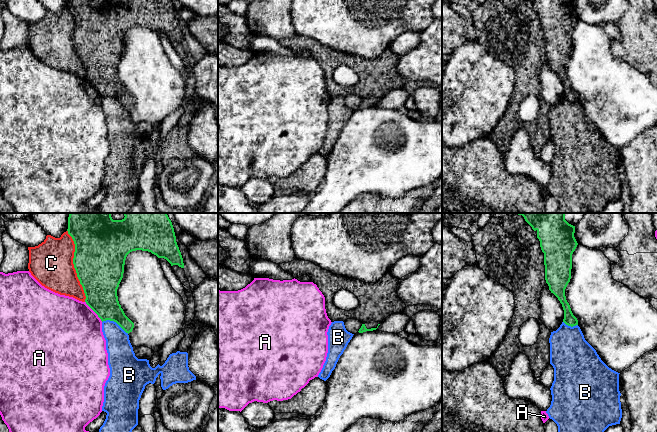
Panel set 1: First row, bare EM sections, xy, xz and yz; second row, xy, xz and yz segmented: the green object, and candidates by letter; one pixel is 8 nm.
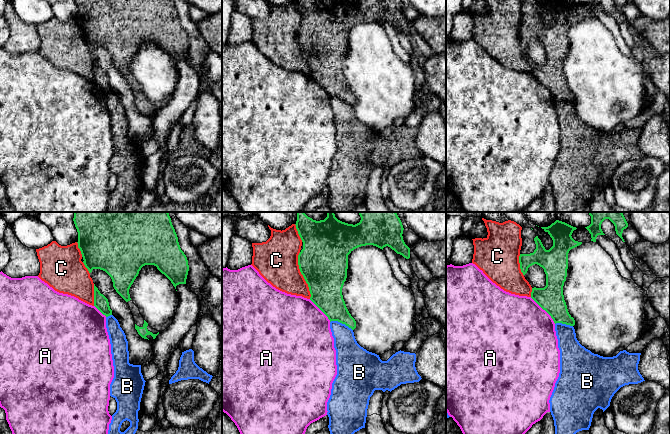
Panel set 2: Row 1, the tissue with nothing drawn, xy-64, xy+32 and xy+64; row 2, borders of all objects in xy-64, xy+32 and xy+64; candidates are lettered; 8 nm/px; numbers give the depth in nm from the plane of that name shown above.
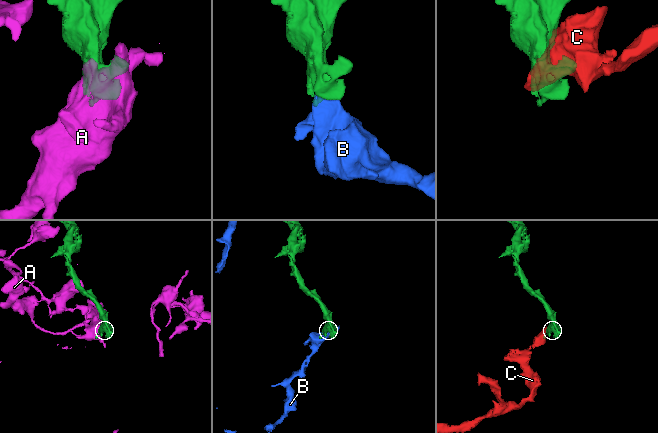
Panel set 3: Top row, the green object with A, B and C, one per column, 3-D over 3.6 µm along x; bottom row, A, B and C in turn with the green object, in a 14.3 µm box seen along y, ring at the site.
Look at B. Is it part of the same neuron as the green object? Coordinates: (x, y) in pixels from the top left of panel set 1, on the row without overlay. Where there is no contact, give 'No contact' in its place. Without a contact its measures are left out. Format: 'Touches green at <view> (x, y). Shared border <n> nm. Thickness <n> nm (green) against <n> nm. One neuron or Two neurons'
Touches green at xy (115, 97). Shared border 240 nm. Thickness 260 nm (green) against 200 nm. Two neurons

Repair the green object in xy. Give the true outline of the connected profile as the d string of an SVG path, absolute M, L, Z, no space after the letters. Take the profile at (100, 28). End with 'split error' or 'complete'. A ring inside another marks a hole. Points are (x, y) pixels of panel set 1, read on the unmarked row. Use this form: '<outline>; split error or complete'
M68 0L67 7L75 20L73 40L86 80L102 98L114 97L128 110L132 108L134 99L125 91L117 72L127 31L136 26L148 27L166 35L171 42L184 44L172 0Z; complete

